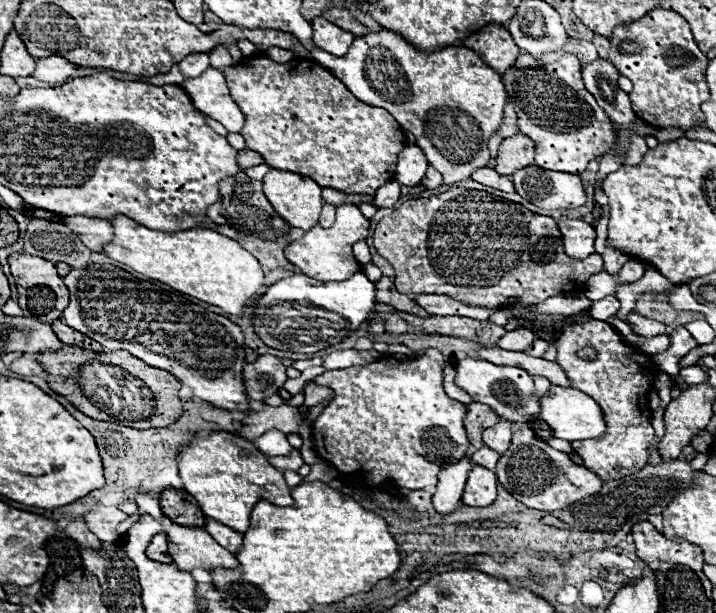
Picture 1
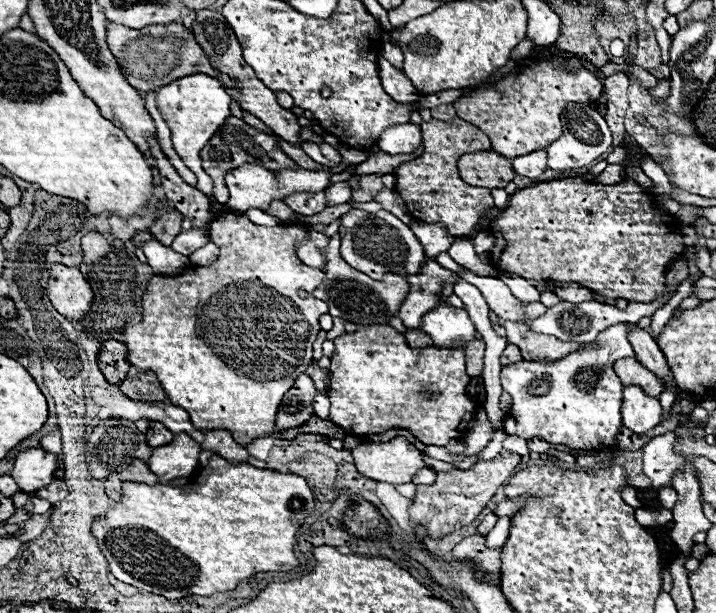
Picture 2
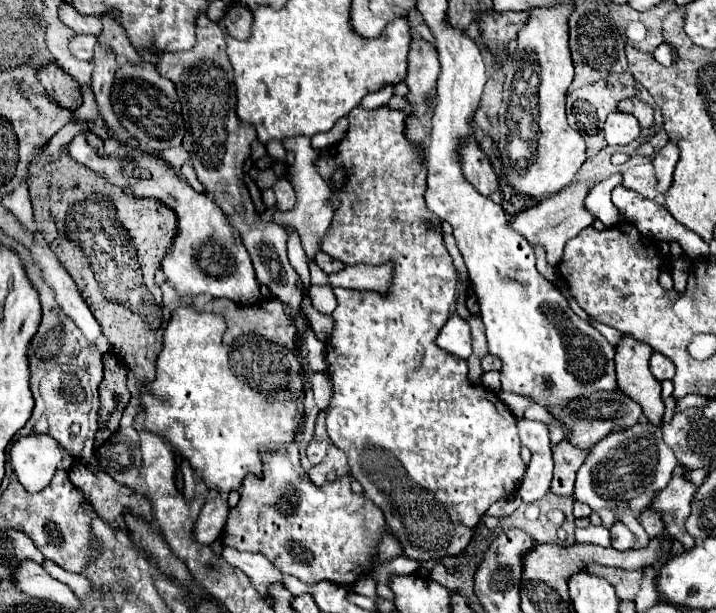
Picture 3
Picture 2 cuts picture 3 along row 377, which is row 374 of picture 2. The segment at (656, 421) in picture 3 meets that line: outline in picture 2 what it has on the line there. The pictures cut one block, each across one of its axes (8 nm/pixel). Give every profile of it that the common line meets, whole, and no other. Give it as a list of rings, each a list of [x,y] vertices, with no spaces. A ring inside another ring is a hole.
[[[636,358],[616,360],[614,370],[616,370],[616,374],[618,374],[618,378],[622,380],[624,386],[638,384],[638,386],[644,388],[644,392],[648,396],[658,396],[664,390],[662,380],[658,380],[652,372],[648,372],[648,368],[644,368]]]

